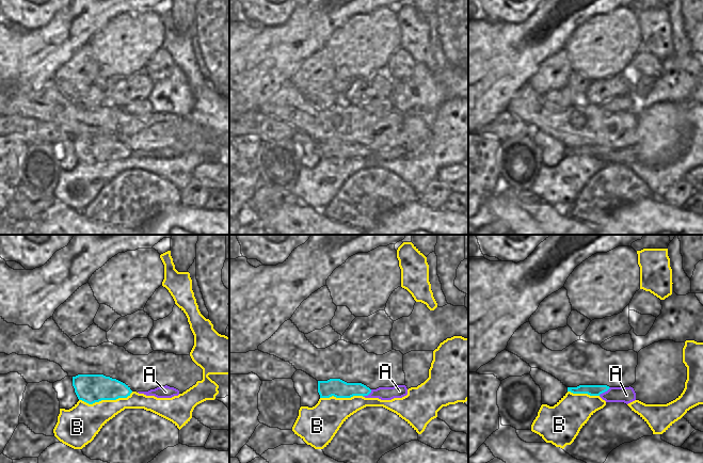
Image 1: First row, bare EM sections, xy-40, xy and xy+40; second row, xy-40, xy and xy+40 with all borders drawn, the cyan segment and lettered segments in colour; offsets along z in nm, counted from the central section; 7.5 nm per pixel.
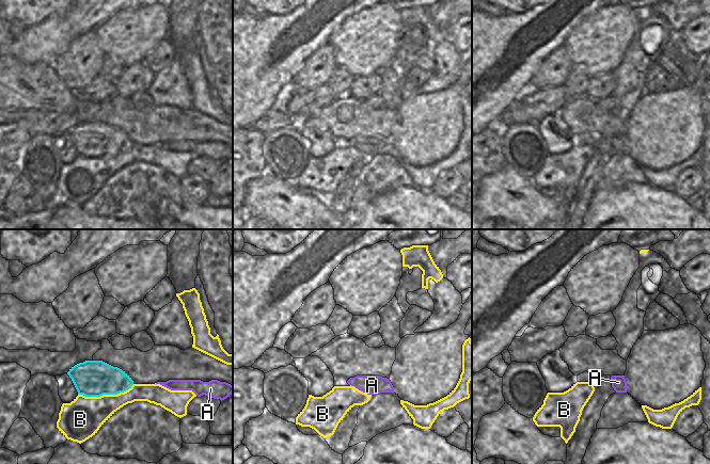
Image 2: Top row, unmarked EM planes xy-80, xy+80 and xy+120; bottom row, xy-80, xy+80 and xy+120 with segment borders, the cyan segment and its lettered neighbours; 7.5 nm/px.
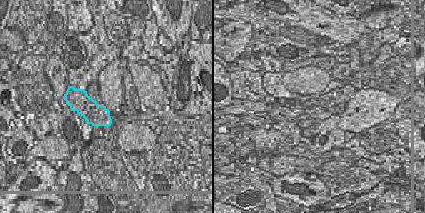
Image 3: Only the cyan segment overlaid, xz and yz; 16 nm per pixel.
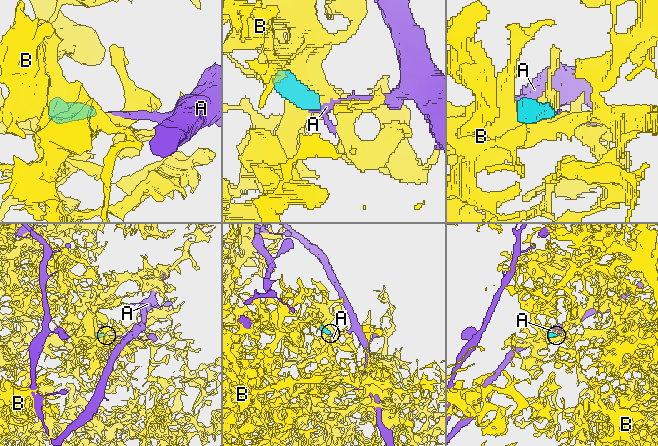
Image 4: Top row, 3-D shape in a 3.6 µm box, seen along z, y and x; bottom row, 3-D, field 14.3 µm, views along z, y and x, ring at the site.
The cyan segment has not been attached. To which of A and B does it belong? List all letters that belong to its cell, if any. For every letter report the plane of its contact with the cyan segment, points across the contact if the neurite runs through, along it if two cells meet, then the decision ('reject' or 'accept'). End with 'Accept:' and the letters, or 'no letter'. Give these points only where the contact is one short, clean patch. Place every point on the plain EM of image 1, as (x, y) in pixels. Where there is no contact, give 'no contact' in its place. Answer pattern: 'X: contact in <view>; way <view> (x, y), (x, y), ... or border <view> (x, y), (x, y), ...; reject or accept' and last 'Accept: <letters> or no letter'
A: contact in xy+40; way xy+40 (590, 150), (604, 153), (626, 156); accept
B: contact in xy-40; reject
Accept: A

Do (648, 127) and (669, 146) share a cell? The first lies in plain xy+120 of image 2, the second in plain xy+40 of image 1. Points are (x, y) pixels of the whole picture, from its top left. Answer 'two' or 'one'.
one

